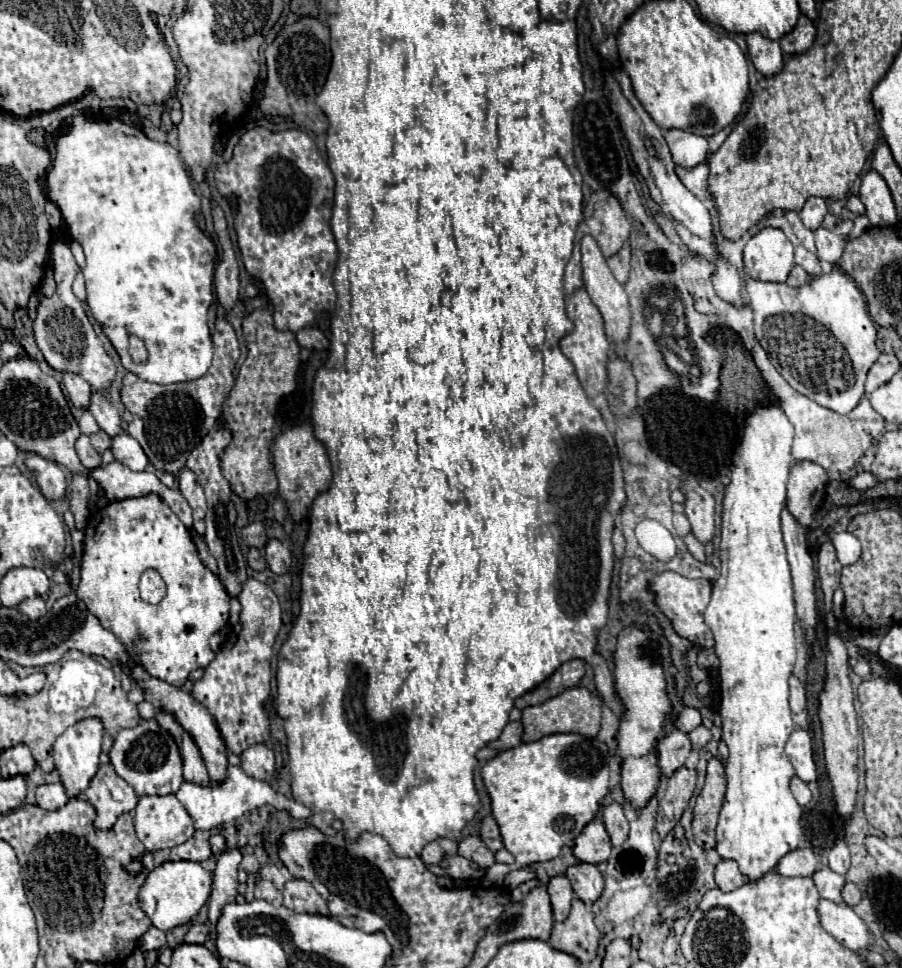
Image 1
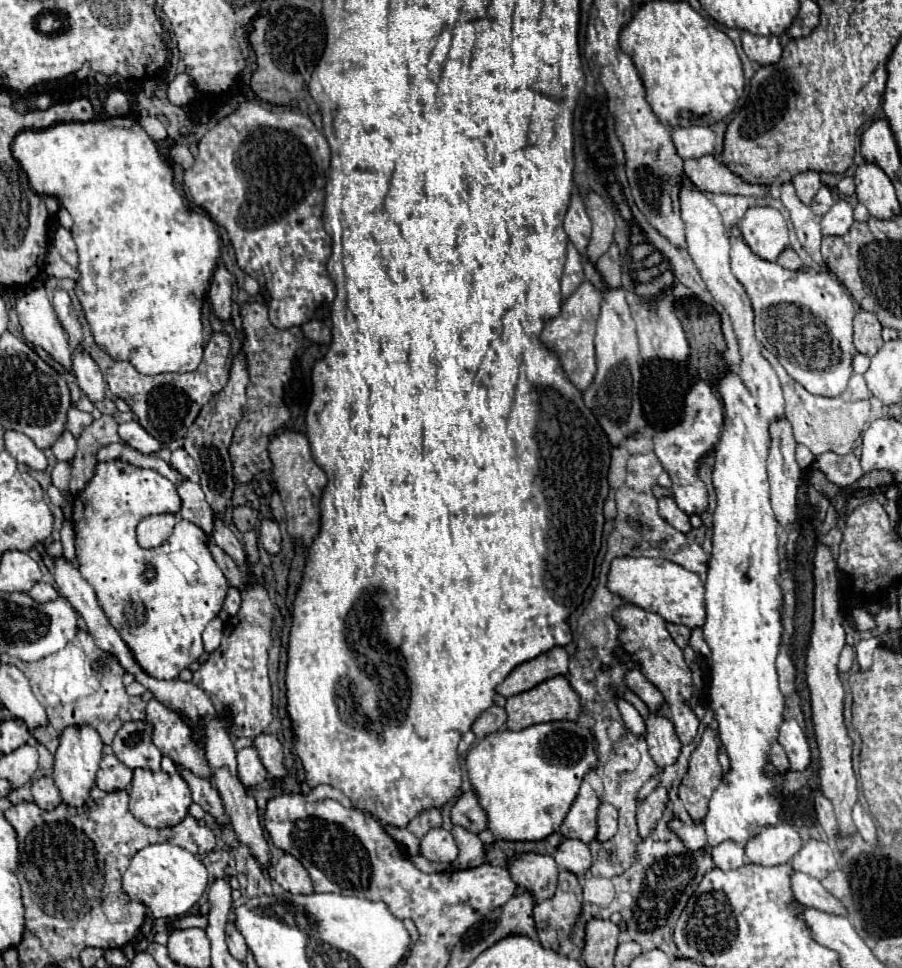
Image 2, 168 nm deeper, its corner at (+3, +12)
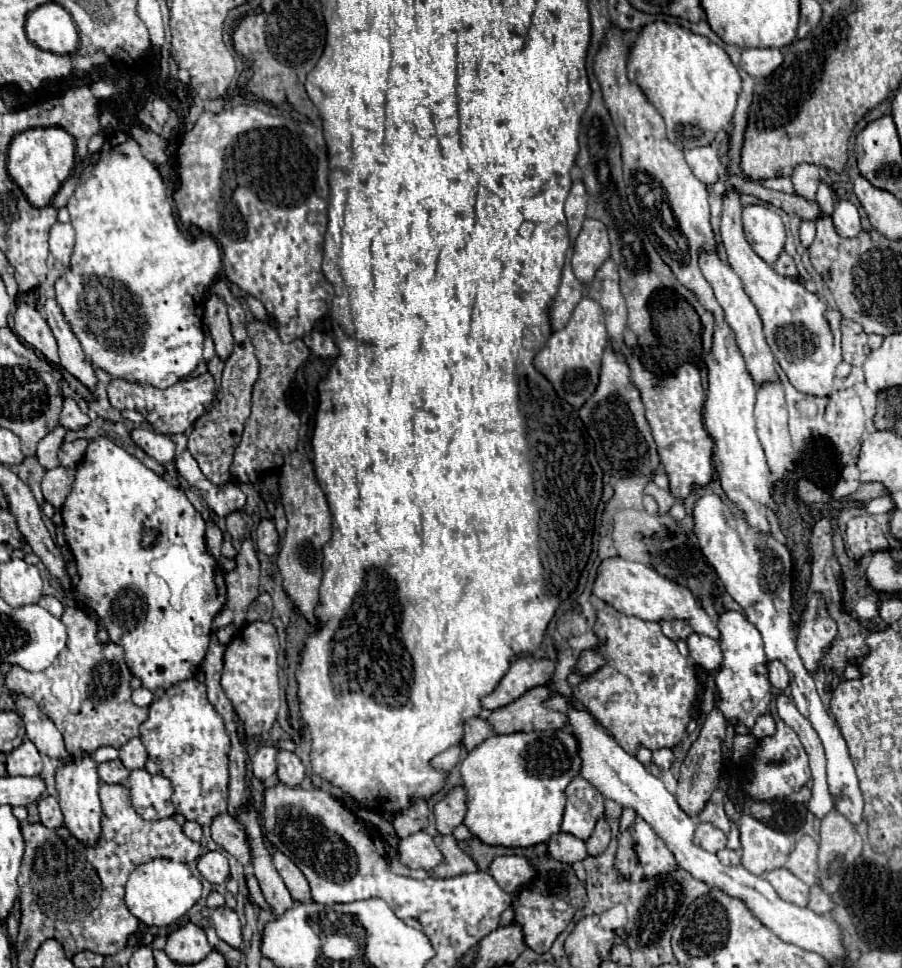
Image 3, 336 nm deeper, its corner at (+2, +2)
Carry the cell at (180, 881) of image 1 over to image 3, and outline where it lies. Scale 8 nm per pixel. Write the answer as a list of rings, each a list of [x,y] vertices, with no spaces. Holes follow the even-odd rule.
[[[168,858],[150,860],[134,870],[126,882],[126,906],[146,926],[170,926],[180,920],[202,896],[202,882],[190,872],[188,864]]]

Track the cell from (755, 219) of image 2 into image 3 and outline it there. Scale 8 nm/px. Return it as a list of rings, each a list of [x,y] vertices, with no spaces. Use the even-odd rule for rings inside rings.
[[[762,204],[746,206],[742,212],[744,234],[752,250],[766,262],[774,264],[784,250],[786,230],[782,218]]]

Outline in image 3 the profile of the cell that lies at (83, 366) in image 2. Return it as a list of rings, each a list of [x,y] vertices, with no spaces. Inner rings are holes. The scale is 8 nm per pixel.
[[[48,300],[46,306],[44,306],[44,314],[46,314],[48,326],[52,328],[52,334],[58,340],[60,366],[64,370],[68,370],[74,378],[78,378],[86,388],[92,390],[98,384],[98,378],[94,374],[92,364],[86,360],[76,334],[70,330],[70,324],[66,322],[58,302],[56,300]]]

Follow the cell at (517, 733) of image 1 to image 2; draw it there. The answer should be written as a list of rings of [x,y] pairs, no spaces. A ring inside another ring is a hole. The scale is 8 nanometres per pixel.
[[[491,706],[491,708],[487,708],[487,710],[473,722],[473,728],[471,728],[471,730],[473,730],[475,738],[481,740],[483,736],[505,728],[505,720],[507,720],[505,710],[499,708],[499,706]]]

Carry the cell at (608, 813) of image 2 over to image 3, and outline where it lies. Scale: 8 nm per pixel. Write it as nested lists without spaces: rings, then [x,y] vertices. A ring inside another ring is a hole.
[[[600,818],[600,820],[596,822],[596,828],[594,828],[592,836],[586,840],[586,850],[588,850],[588,854],[590,854],[590,856],[602,854],[602,852],[608,848],[610,840],[612,840],[612,830],[610,830],[606,818]]]

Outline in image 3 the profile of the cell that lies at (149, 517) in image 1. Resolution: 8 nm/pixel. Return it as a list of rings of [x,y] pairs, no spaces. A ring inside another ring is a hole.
[[[98,438],[88,444],[72,492],[62,506],[62,518],[68,546],[78,564],[78,596],[88,602],[100,620],[104,616],[110,640],[124,648],[130,672],[140,678],[142,686],[150,692],[160,688],[168,690],[192,678],[206,656],[212,620],[226,604],[226,586],[224,570],[206,552],[204,520],[186,494],[108,438]],[[148,528],[158,530],[160,536],[154,548],[144,550],[140,538]]]

